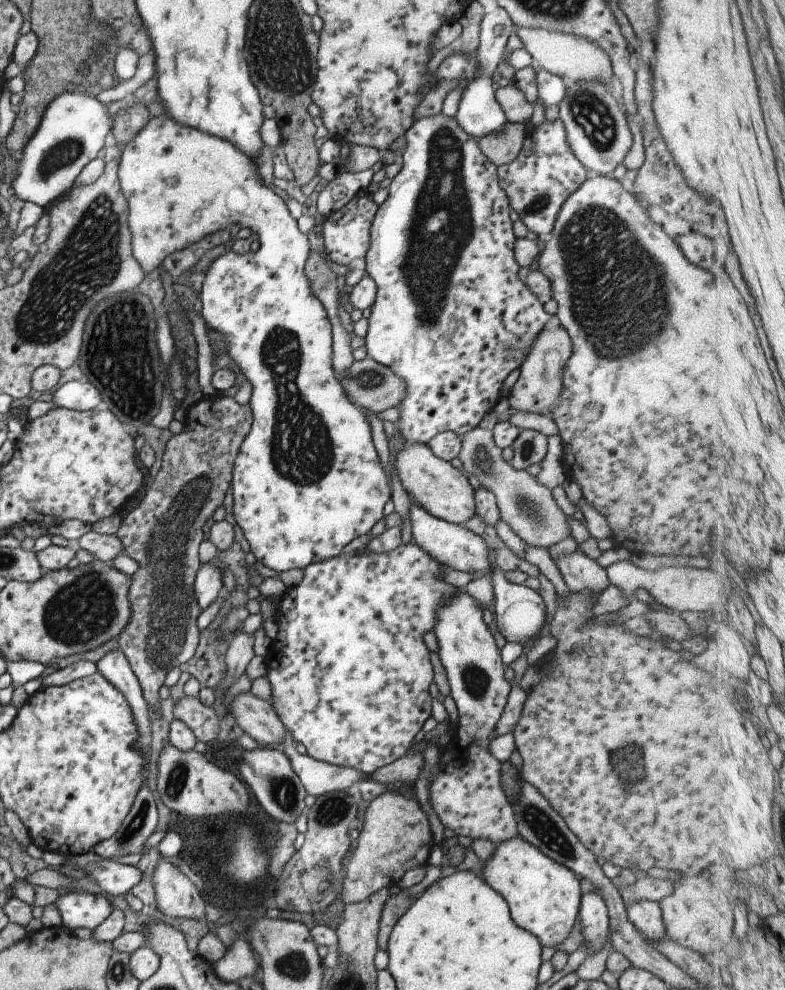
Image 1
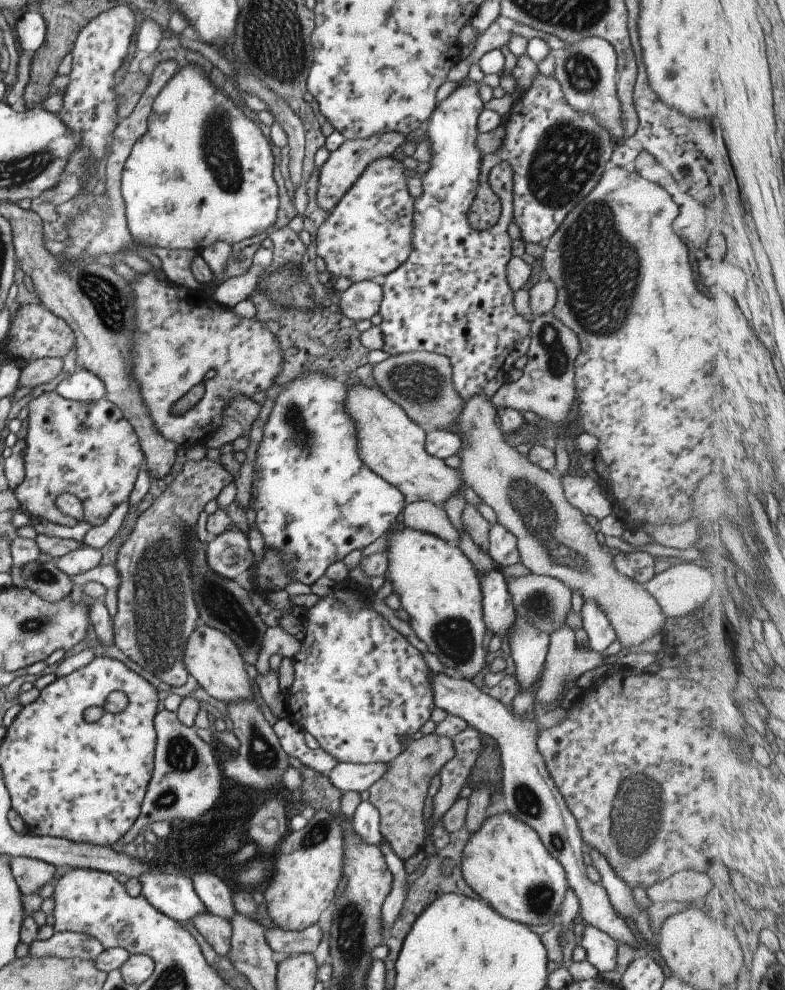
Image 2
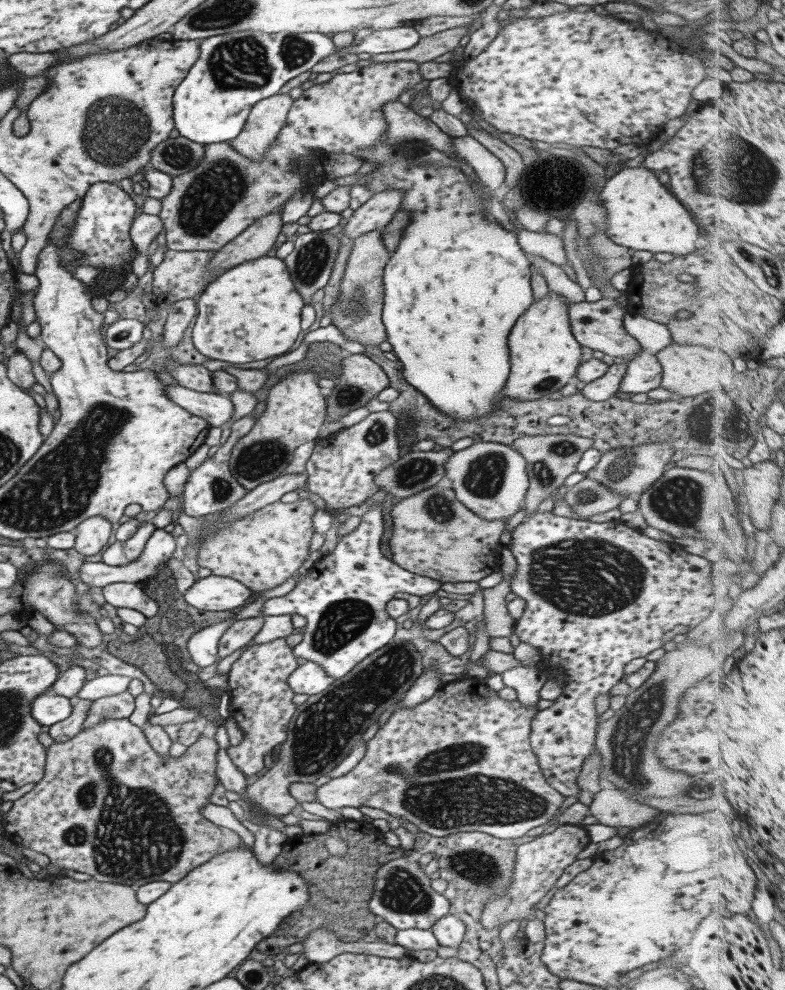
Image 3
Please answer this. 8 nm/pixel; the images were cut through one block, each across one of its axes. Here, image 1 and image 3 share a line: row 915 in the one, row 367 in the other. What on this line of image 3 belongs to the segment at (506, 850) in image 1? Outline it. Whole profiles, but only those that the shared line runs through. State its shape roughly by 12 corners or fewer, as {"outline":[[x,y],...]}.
{"outline":[[547,290],[507,336],[501,396],[557,395],[581,360],[567,301]]}

